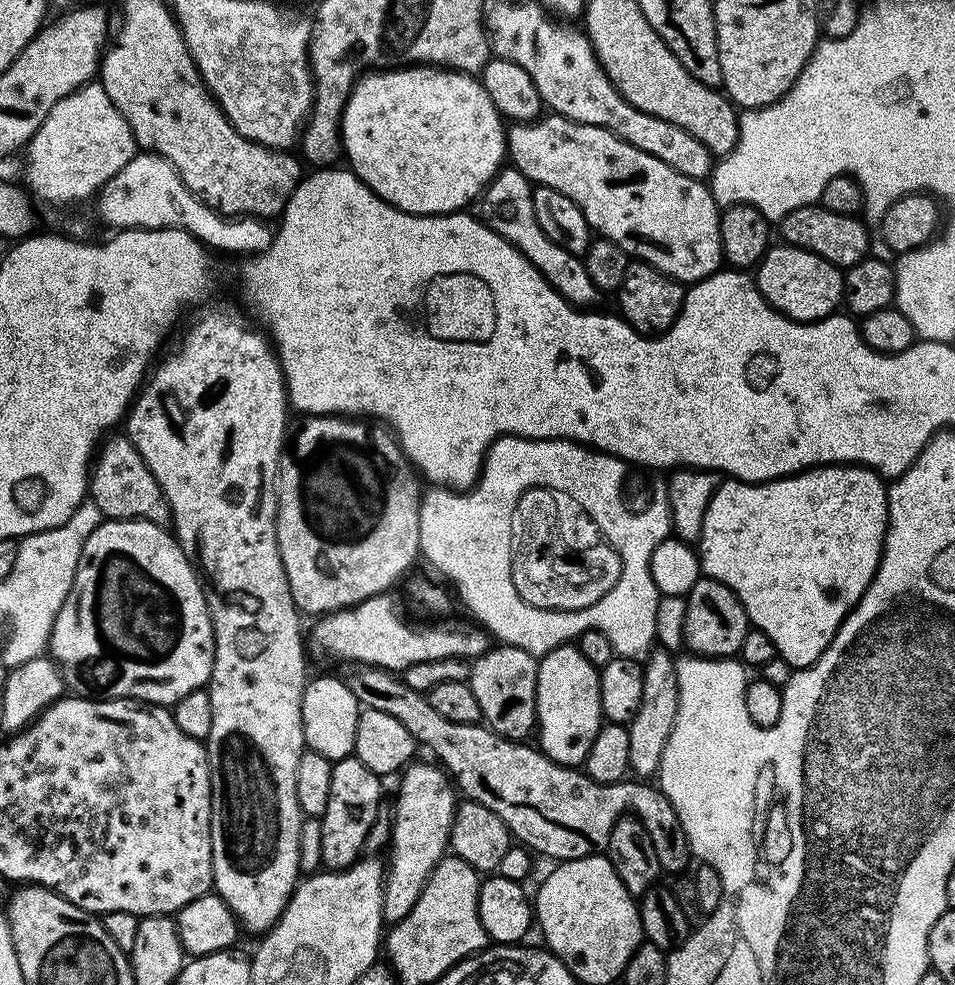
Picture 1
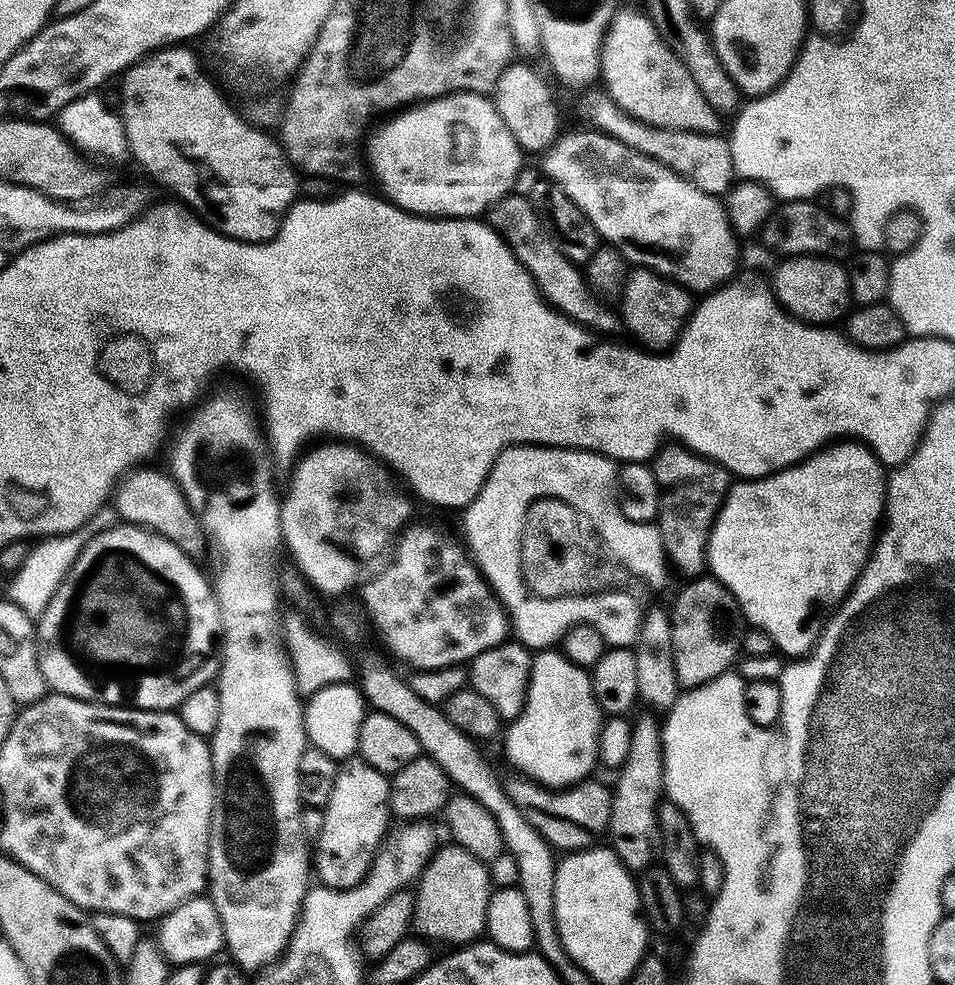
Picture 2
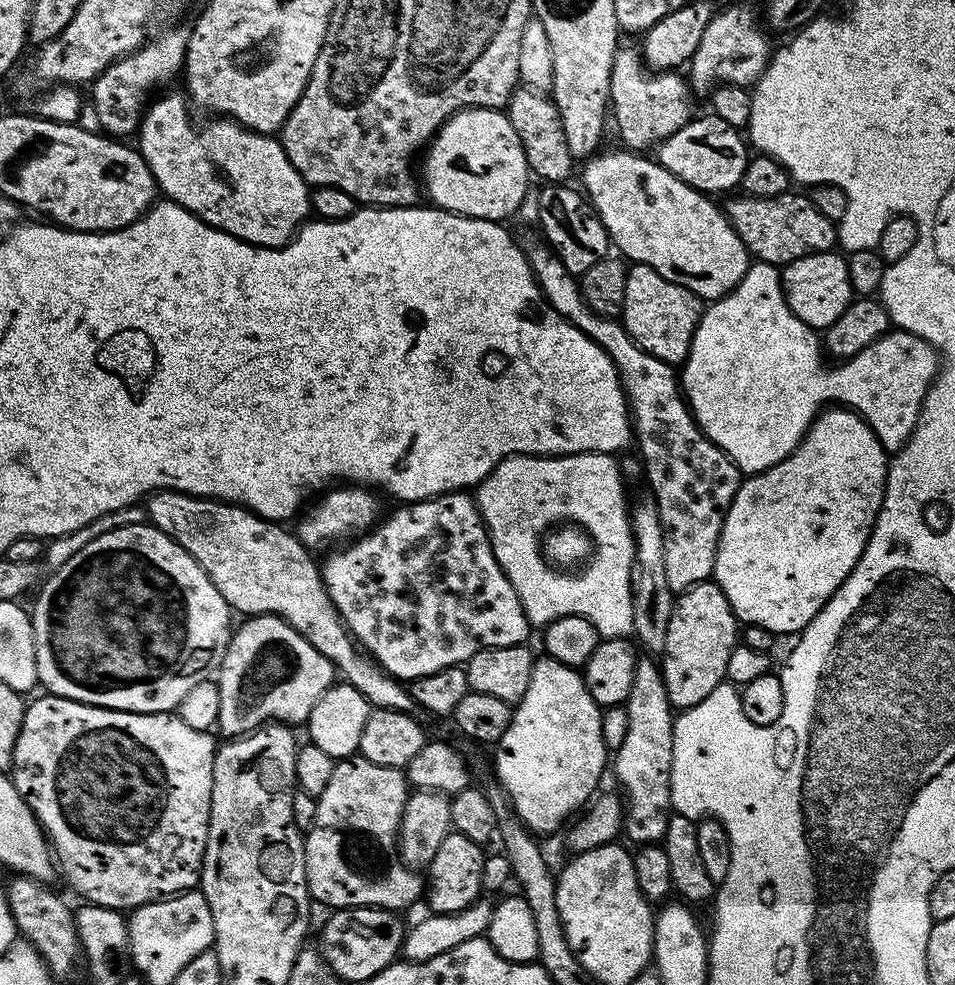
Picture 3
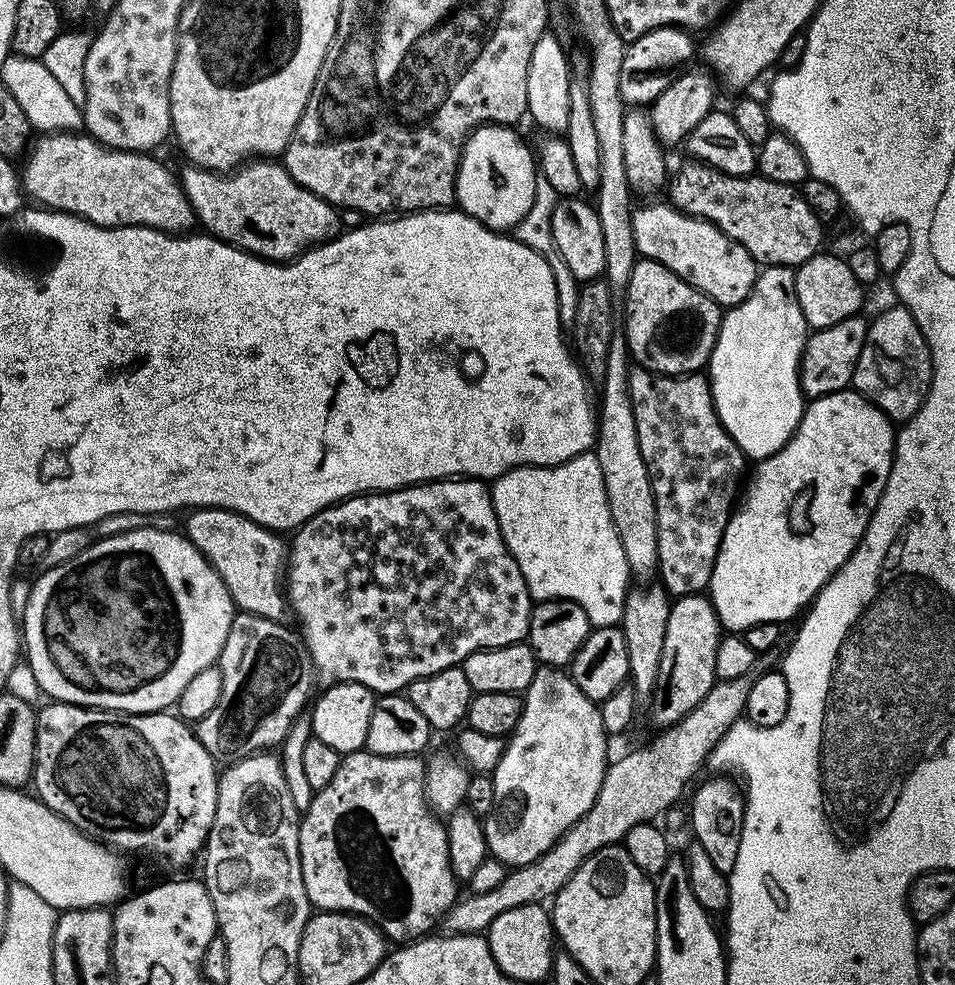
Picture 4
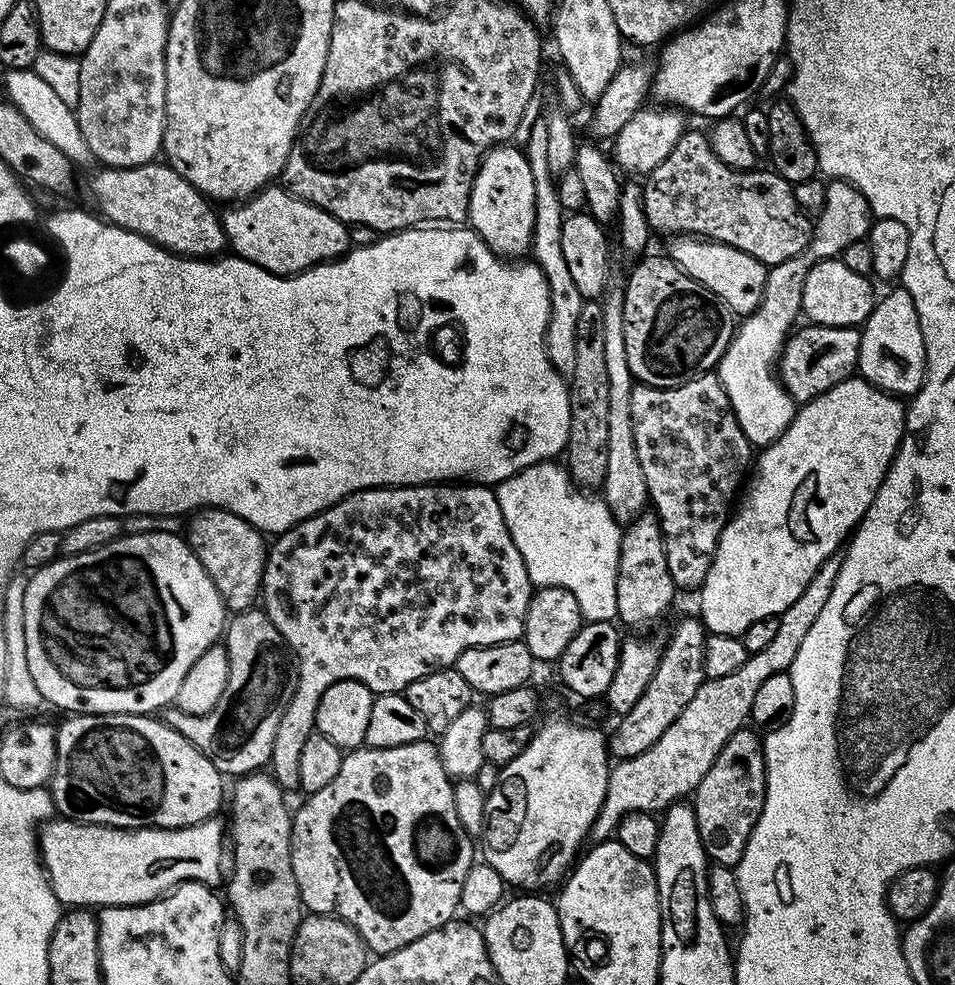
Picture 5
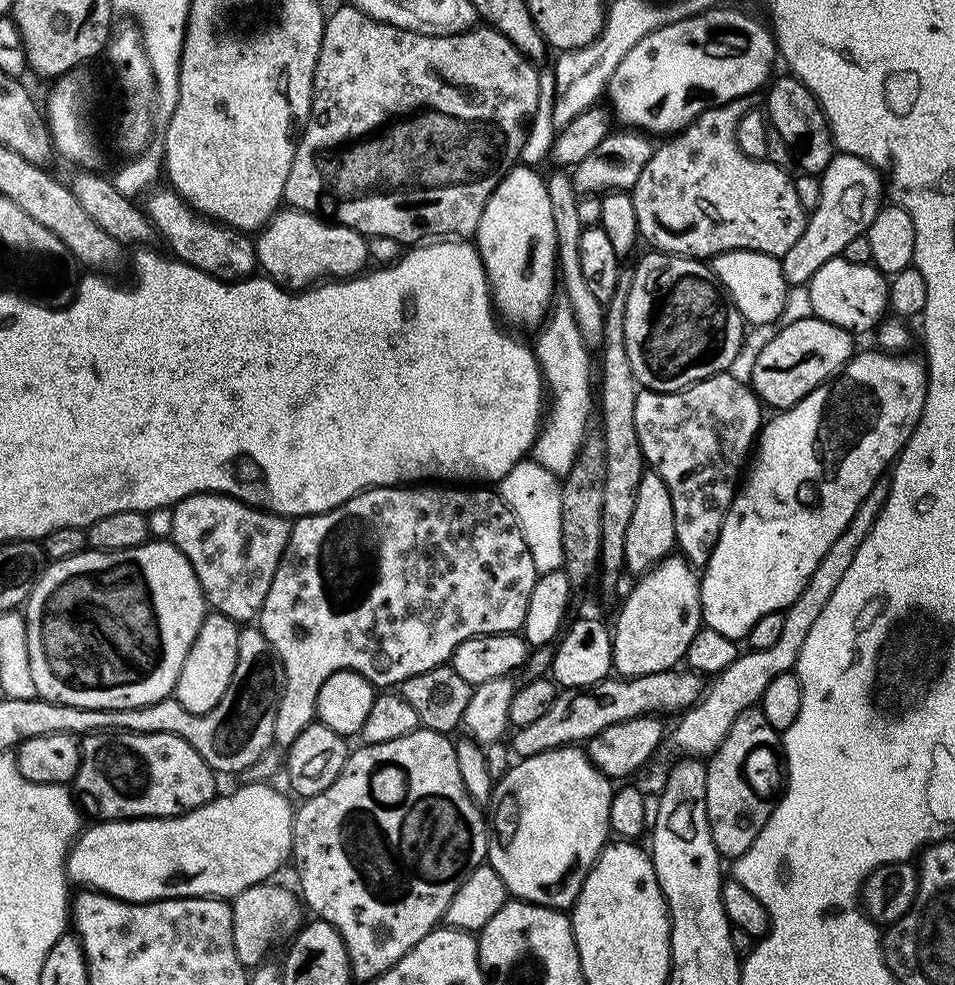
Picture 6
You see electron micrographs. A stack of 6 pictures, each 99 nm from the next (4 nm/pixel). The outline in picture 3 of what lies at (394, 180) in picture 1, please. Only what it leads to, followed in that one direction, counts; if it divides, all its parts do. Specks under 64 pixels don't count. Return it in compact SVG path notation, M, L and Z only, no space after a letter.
M463 108L461 112L456 112L432 137L423 153L423 160L422 188L428 191L432 199L429 201L435 207L461 216L472 216L475 220L497 222L507 221L507 216L515 217L519 213L530 179L530 169L522 142L518 142L518 134L514 134L514 126L503 111L495 108Z

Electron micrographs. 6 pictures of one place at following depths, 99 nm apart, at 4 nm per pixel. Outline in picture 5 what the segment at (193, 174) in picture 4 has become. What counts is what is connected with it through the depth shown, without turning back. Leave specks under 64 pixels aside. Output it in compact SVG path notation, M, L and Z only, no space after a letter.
M283 186L262 188L255 196L225 208L228 209L222 212L222 223L228 238L228 248L235 255L262 266L276 276L295 276L297 272L305 272L315 264L325 264L327 260L335 260L337 256L343 256L350 247L349 225L343 224L341 220L334 218L334 214L326 210L305 200L299 200Z

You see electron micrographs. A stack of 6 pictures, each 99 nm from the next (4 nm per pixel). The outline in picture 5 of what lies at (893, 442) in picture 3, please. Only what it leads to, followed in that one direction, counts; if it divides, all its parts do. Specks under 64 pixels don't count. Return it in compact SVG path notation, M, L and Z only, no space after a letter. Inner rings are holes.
M832 180L826 190L826 207L820 216L815 217L812 241L808 244L808 248L802 255L790 258L786 262L778 262L768 268L766 290L762 302L749 316L745 316L739 321L730 346L718 365L720 381L730 398L730 406L734 410L749 444L767 446L774 443L790 426L792 417L796 414L797 405L791 394L780 385L776 367L780 352L784 349L784 341L788 339L797 323L797 321L795 322L796 315L799 317L802 312L802 286L806 286L806 274L819 260L839 257L840 251L846 246L850 246L850 242L865 239L868 229L872 227L873 219L872 207L868 204L866 197L853 184L848 184L845 180ZM896 286L892 292L882 296L877 301L877 307L872 309L872 315L866 321L866 331L860 338L859 375L883 392L901 398L915 396L924 384L928 369L922 326L918 326L916 312L909 301L910 292L902 286ZM892 304L904 304L904 307L892 308Z

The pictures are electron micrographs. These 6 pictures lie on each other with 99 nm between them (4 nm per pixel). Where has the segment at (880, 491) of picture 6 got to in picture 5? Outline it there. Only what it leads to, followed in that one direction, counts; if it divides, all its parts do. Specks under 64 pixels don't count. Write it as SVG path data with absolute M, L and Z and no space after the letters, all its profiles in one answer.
M836 551L810 578L806 590L786 610L780 613L778 630L775 637L763 650L751 653L734 674L726 674L723 678L706 678L702 686L690 698L682 714L666 726L662 738L650 746L650 750L642 750L642 754L634 754L634 758L626 758L611 765L606 786L606 798L598 810L598 818L594 818L590 833L593 841L607 840L615 833L618 822L631 812L663 813L671 804L683 801L695 793L697 786L706 778L706 770L718 758L722 746L740 728L749 723L754 698L766 678L779 672L788 672L794 658L802 646L802 638L814 626L818 613L826 607L826 598L830 598L830 590L834 590L834 582L838 582L838 574L842 570L845 553Z

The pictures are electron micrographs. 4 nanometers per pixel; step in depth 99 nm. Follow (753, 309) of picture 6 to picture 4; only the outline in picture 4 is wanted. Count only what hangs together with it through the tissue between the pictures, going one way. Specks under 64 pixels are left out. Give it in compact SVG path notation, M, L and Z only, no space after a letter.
M644 202L644 205L641 208L637 207L632 214L634 246L637 253L645 260L656 260L662 266L666 266L671 272L678 274L678 278L694 285L698 291L706 293L715 304L721 306L741 304L750 294L756 281L758 275L756 259L750 254L746 254L746 250L742 246L738 246L738 242L734 242L734 238L722 234L722 230L718 230L718 226L705 220L699 220L697 216L689 216L686 212L680 212L668 202L663 202L664 204L648 203L652 202Z

